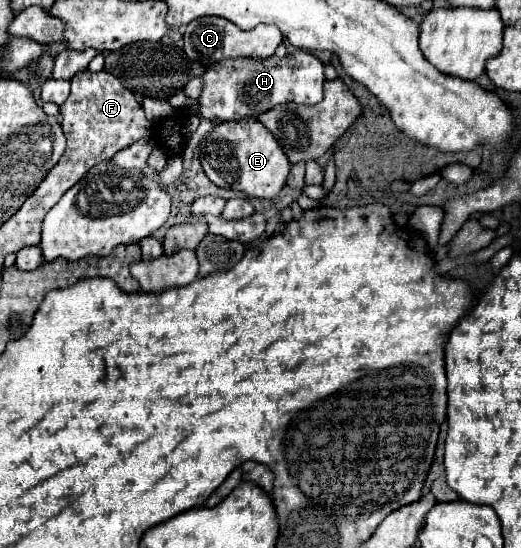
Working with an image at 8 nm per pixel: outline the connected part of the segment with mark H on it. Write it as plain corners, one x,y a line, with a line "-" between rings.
297,49
285,57
267,57
265,61
253,61
253,57
229,57
225,61
217,61
207,67
207,71
201,75
201,81
205,83
205,89
199,97
199,115
201,119
209,121
241,121
245,117
259,117
261,113
267,113
269,109
281,105
281,103
299,103
299,105
317,105
323,99
323,63
319,57
315,57
309,51

